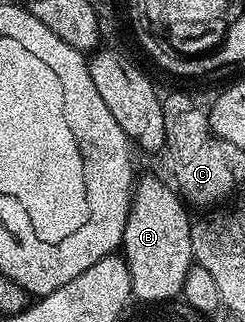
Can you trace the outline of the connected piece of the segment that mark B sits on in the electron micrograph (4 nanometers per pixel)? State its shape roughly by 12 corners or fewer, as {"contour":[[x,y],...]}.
{"contour":[[137,179],[120,247],[142,302],[177,299],[191,211],[173,185]]}

